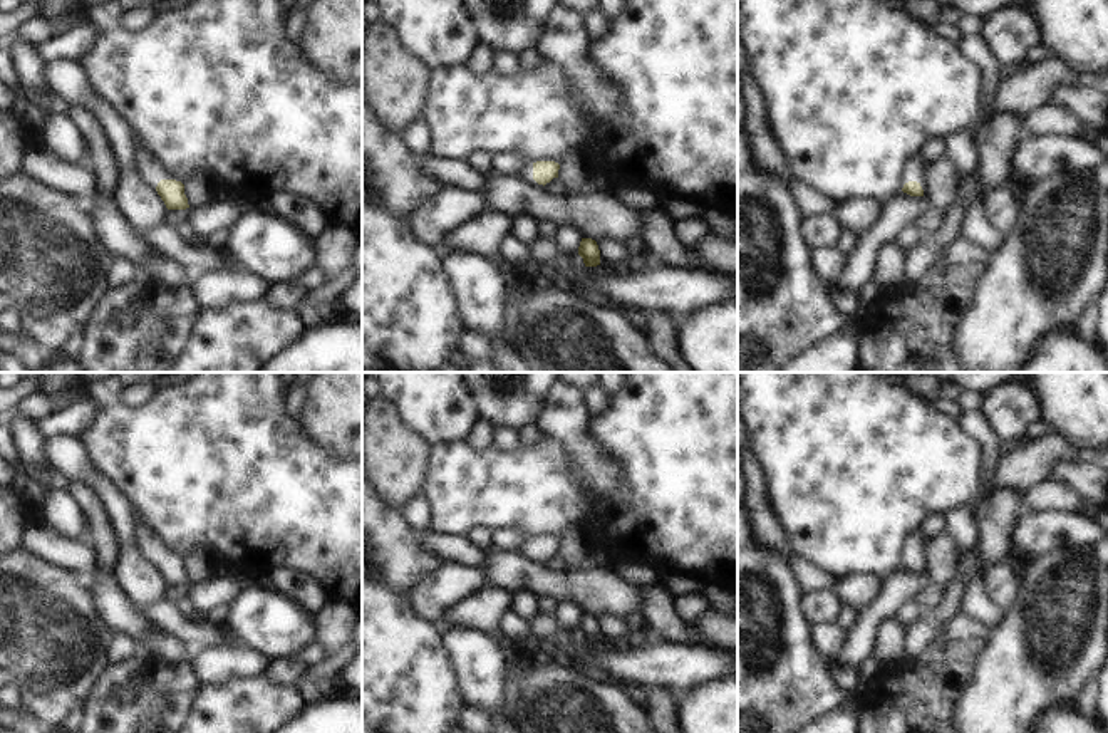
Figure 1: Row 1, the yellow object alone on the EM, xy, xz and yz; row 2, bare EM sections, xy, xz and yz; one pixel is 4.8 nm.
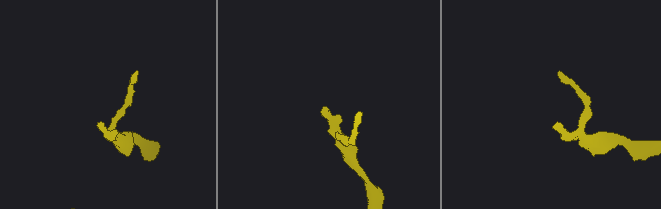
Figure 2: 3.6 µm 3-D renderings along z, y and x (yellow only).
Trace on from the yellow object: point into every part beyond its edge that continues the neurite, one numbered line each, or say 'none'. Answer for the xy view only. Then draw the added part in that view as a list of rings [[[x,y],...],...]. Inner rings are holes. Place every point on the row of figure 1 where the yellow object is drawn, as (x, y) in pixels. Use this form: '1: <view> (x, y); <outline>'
1: xy (151, 171); [[[136,148],[136,164],[142,181],[151,188],[156,188],[166,178],[164,166],[142,148]]]

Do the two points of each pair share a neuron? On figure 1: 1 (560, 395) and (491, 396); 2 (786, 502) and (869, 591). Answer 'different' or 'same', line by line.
1: different
2: different

